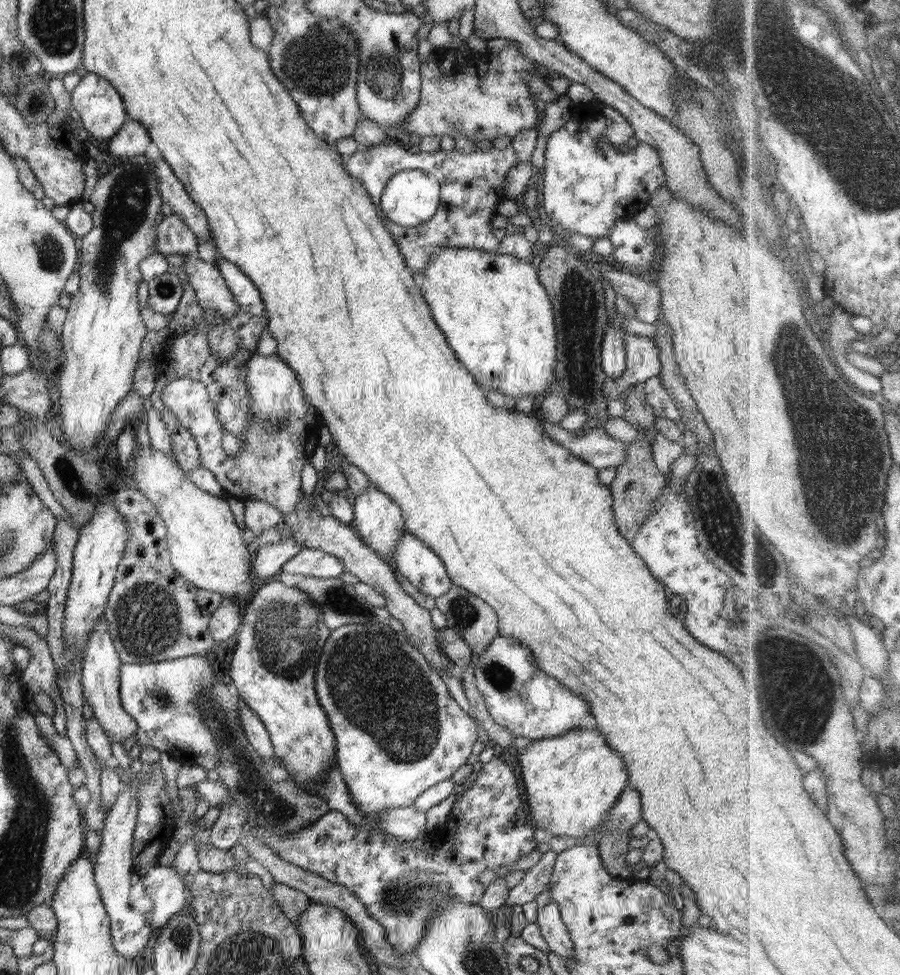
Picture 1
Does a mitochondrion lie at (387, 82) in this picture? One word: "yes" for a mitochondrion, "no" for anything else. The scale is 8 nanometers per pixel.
yes

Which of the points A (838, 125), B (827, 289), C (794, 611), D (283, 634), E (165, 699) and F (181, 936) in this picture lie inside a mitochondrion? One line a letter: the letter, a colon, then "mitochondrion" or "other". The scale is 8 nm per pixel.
A: mitochondrion
B: other
C: other
D: mitochondrion
E: mitochondrion
F: mitochondrion

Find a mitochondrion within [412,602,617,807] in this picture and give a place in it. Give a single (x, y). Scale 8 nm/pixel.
(496, 674)

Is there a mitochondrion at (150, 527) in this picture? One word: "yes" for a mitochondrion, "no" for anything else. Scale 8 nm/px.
no

